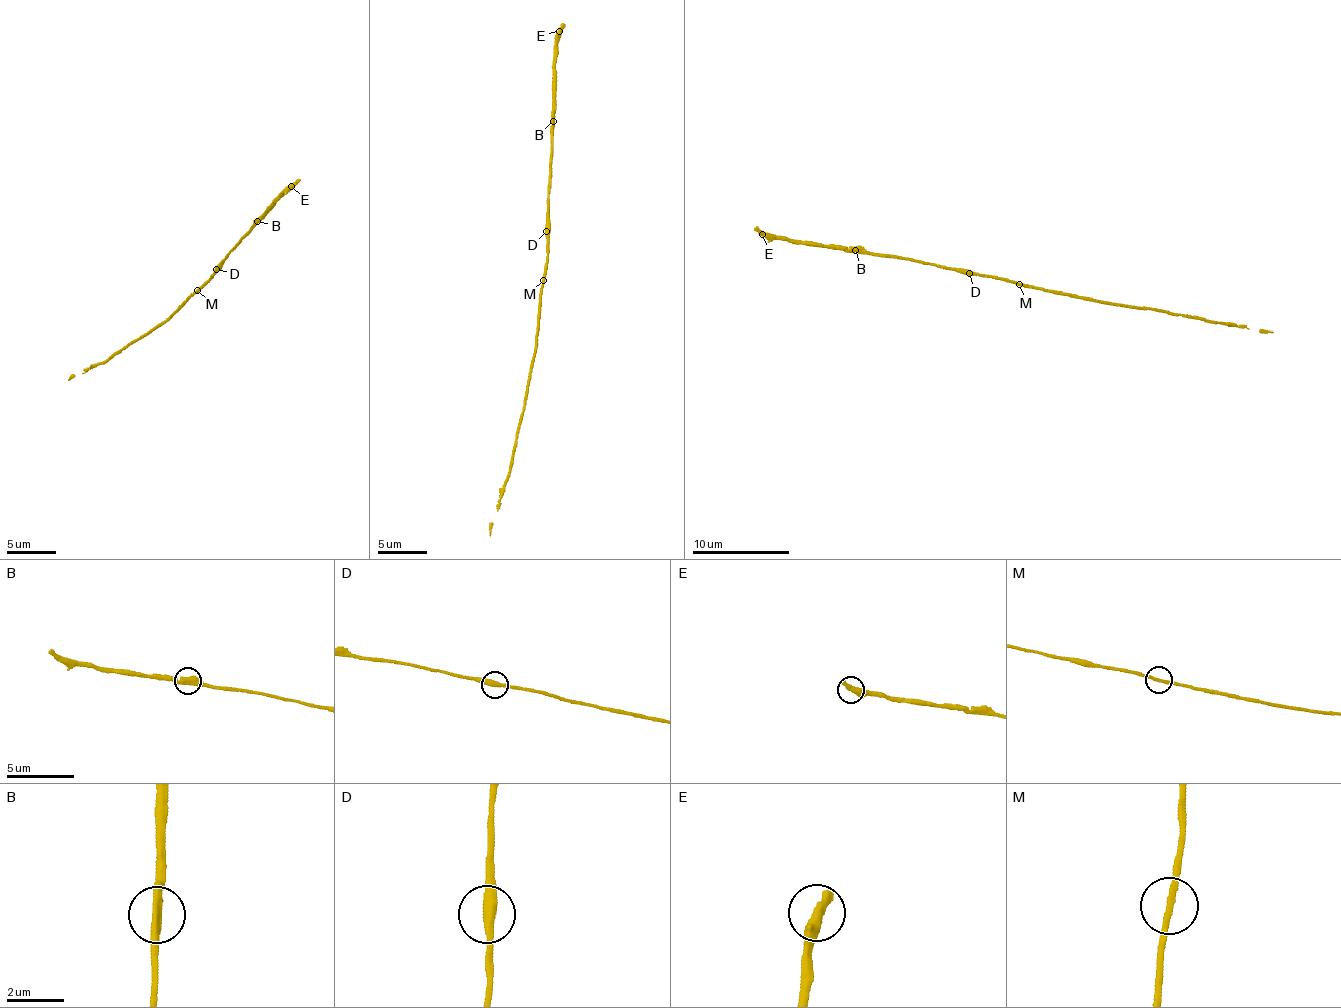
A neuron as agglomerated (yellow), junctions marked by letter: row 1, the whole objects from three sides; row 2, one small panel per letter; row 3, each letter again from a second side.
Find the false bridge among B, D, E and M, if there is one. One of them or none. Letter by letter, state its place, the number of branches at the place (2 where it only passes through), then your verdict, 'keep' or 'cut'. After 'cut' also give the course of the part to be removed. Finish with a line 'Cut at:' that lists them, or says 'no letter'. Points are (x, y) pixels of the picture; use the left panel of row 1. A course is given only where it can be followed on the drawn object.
B: at (257, 221); 2 branches meet; cut; foreign part runs (258, 222), (285, 190), (301, 179)
D: at (216, 269); 2 branches meet; keep
E: at (291, 186); 2 branches meet; keep
M: at (197, 290); 2 branches meet; keep
Cut at: B

